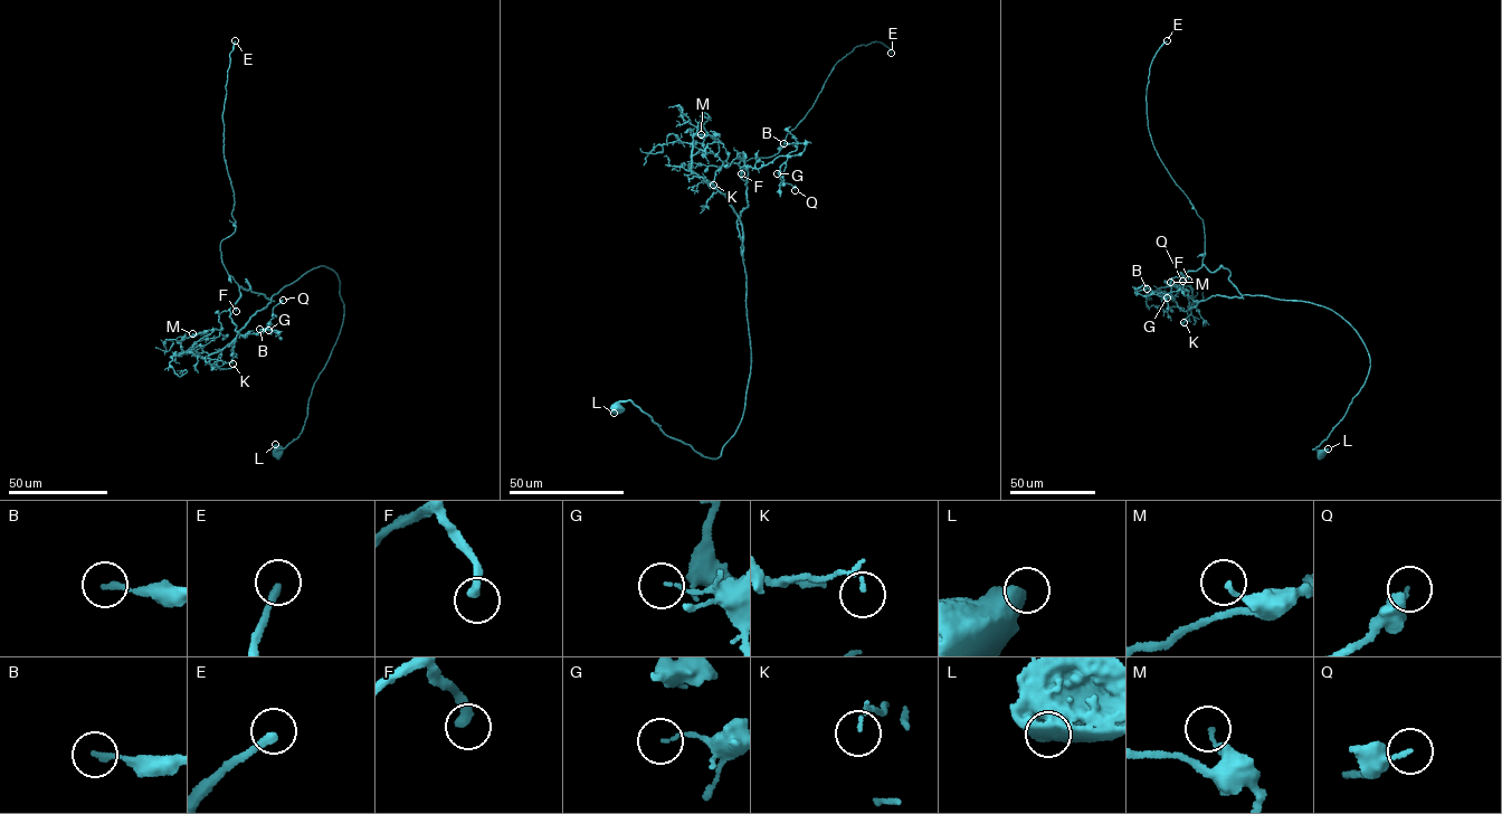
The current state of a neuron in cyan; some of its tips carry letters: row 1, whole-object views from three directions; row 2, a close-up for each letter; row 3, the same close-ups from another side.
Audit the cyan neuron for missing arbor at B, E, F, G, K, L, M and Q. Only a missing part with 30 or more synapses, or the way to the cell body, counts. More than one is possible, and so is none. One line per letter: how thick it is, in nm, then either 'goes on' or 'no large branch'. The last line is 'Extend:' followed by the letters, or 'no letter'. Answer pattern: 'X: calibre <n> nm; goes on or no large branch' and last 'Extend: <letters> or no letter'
B: calibre 200 nm; no large branch
E: calibre 240 nm; goes on
F: calibre 320 nm; goes on
G: calibre 80 nm; no large branch
K: calibre 120 nm; no large branch
L: calibre 600 nm; no large branch
M: calibre 150 nm; goes on
Q: calibre 120 nm; no large branch
Extend: E, F, M

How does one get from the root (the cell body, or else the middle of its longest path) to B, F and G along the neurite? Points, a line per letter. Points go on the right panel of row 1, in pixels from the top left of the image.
B: (1320, 454), (1370, 368), (1347, 321), (1241, 295), (1222, 266), (1172, 277), (1169, 297), (1137, 292), (1147, 289)
F: (1320, 454), (1313, 450), (1368, 372), (1359, 334), (1323, 306), (1241, 295), (1222, 266), (1189, 271), (1188, 280)
G: (1320, 454), (1370, 368), (1350, 324), (1241, 295), (1222, 266), (1172, 277), (1171, 296), (1153, 292), (1167, 297)

